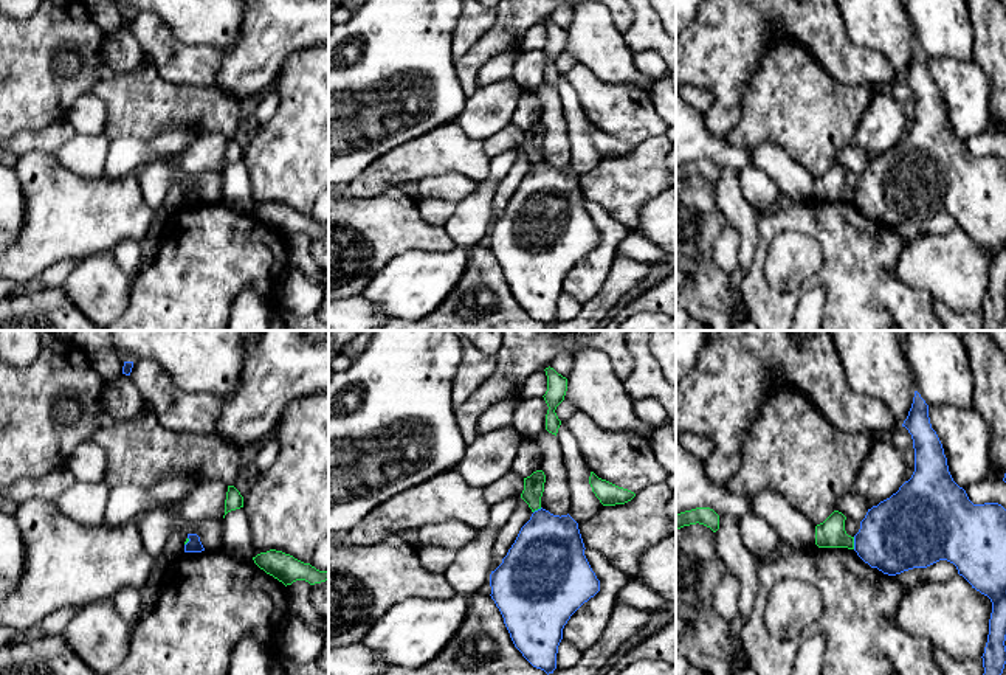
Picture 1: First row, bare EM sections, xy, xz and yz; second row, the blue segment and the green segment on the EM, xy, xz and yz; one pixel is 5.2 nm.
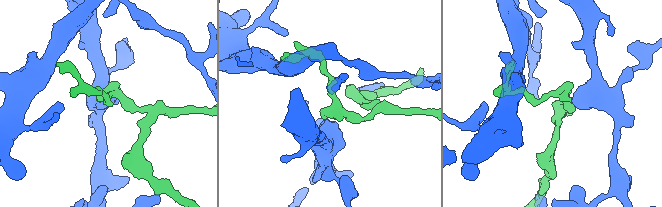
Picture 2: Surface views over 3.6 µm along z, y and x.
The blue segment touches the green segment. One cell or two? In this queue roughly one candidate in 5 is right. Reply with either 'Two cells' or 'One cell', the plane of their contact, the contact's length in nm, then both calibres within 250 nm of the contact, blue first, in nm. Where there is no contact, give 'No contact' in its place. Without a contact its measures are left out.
Two cells. Touches blue in yz. Shared border 60 nm. Thickness 380 nm (blue) against 150 nm

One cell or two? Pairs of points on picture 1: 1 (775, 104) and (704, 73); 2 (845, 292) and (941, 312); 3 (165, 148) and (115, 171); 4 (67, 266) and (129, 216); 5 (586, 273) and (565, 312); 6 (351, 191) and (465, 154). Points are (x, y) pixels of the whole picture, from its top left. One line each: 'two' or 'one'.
1: two
2: two
3: one
4: two
5: two
6: one

